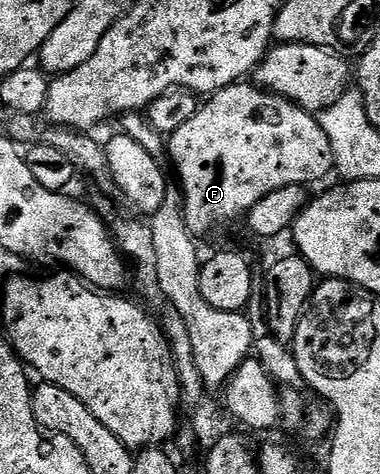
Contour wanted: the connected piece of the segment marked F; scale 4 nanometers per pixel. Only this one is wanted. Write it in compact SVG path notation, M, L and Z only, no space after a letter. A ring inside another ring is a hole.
M238 82L212 93L209 100L200 105L194 117L184 126L179 126L167 140L167 156L173 159L181 194L185 198L185 224L194 237L201 238L204 232L229 224L236 216L244 217L259 201L267 198L283 186L304 184L312 186L316 180L334 171L331 142L323 134L320 119L306 112L283 96L265 91L253 82Z

